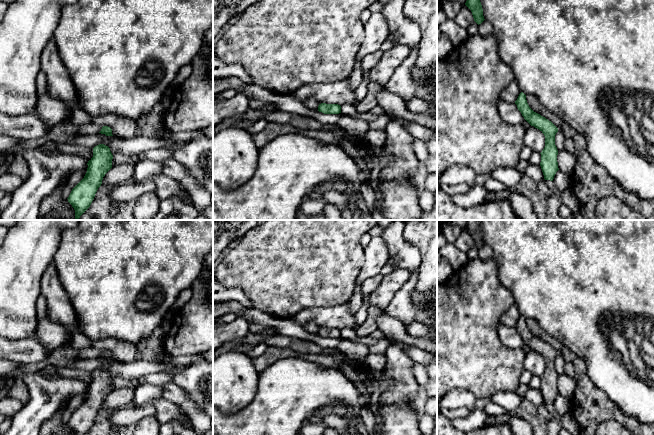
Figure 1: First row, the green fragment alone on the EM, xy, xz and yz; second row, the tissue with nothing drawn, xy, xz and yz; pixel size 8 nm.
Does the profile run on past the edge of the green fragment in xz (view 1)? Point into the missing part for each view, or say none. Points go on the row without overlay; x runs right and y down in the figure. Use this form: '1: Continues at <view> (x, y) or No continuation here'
1: No continuation here

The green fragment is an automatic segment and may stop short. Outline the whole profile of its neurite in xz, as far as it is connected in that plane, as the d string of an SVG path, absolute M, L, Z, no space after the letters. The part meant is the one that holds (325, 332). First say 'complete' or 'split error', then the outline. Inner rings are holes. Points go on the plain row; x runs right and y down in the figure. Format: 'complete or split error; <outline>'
complete; M321 327L318 330L318 335L324 338L339 338L341 337L341 330L338 328Z

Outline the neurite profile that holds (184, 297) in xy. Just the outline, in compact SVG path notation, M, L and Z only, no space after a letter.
M191 288L180 292L175 303L173 304L172 309L175 310L176 312L182 309L190 301L192 294L193 293Z

